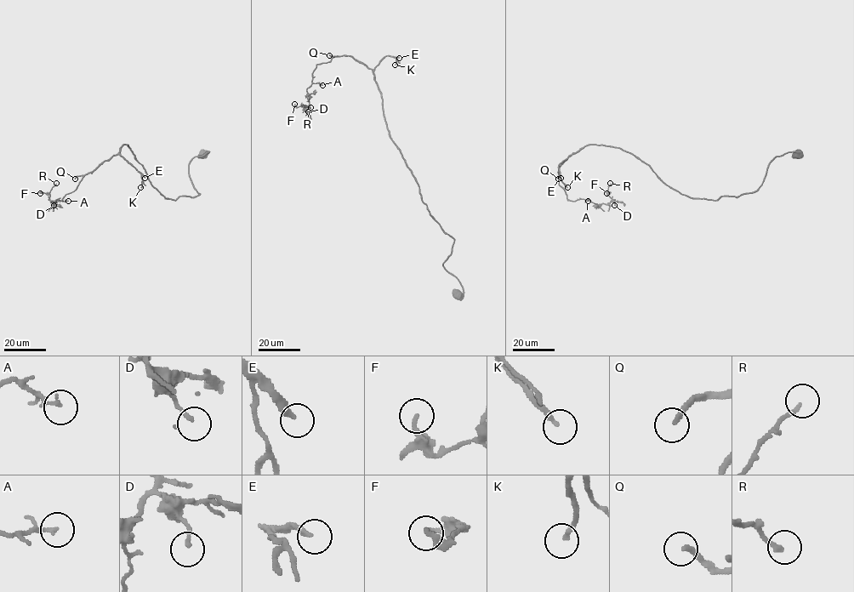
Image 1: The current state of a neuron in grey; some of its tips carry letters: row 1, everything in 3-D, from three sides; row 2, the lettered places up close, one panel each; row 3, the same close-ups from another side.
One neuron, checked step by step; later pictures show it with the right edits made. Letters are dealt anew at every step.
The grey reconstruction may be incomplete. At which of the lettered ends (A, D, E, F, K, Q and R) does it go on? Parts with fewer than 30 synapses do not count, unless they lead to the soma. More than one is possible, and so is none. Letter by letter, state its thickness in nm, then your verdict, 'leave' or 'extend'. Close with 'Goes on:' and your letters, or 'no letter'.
A: 110 nm | leave
D: 140 nm | leave
E: 240 nm | extend
F: 200 nm | leave
K: 190 nm | extend
Q: 200 nm | extend
R: 180 nm | leave
Goes on: E, K, Q

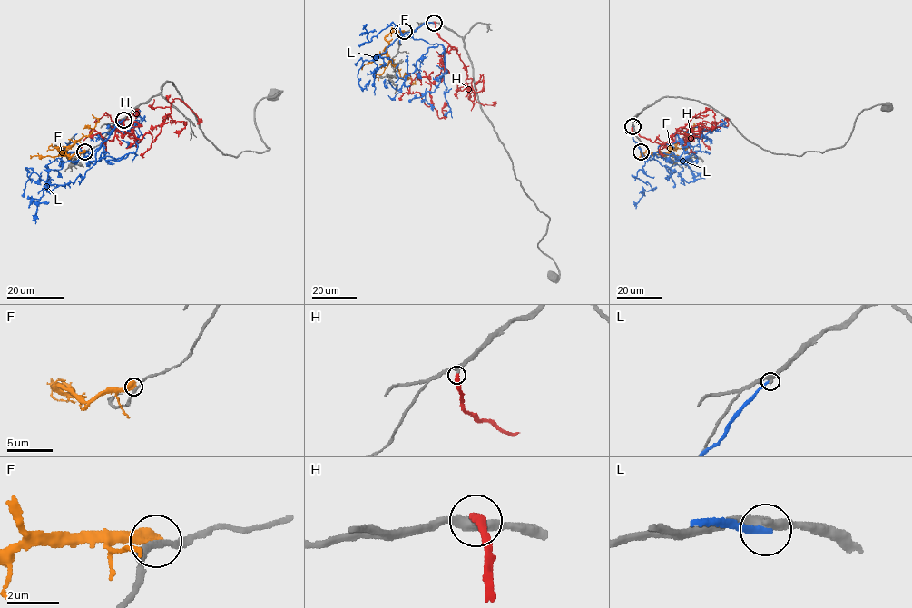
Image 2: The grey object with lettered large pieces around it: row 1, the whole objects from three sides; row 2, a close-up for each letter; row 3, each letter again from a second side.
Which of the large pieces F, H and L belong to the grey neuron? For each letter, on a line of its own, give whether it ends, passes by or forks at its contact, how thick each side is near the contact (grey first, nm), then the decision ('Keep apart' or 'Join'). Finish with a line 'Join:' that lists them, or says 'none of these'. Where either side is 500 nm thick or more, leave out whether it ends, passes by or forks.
F: Thickness 190 nm (grey) against 600 nm. Keep apart
H: It ends there. Thickness 280 nm (grey) against 320 nm. Join
L: It ends there. Thickness 360 nm (grey) against 260 nm. Keep apart
Join: H

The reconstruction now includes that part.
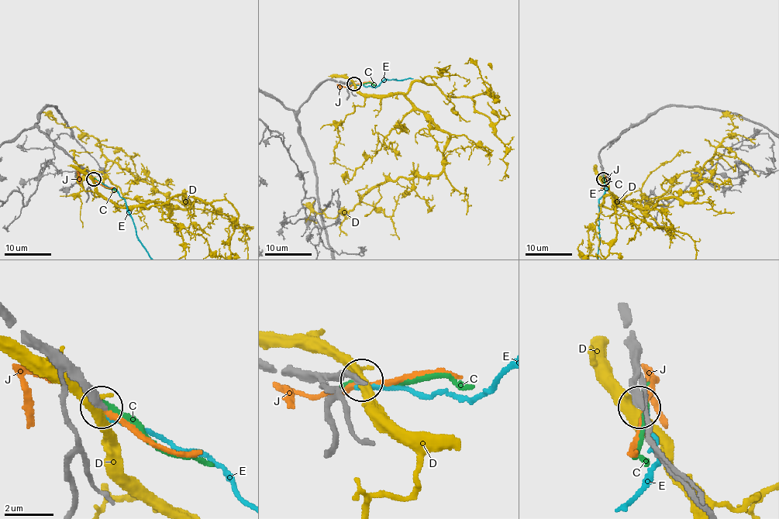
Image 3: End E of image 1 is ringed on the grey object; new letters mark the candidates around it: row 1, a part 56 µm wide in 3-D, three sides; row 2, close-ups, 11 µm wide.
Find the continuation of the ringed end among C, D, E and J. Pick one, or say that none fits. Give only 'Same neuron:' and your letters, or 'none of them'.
Same neuron: none of them

